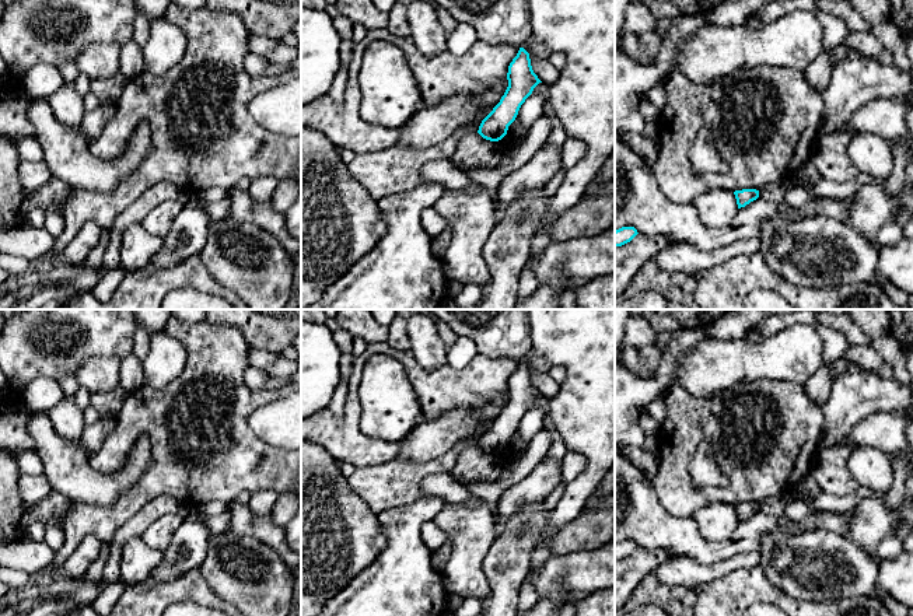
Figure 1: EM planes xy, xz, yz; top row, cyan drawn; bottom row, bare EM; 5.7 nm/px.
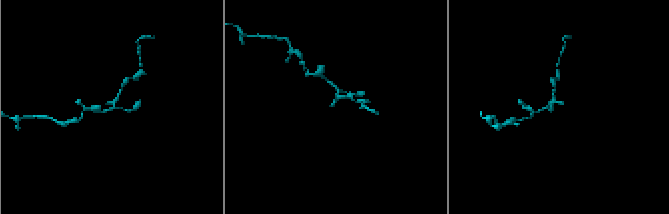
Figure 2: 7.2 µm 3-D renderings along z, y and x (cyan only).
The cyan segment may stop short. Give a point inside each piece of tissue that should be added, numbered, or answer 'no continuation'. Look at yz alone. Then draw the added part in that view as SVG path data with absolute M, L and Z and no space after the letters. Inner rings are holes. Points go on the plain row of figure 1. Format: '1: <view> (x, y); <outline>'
no continuation

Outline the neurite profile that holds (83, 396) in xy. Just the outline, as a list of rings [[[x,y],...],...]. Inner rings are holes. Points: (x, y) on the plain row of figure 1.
[[[80,386],[77,393],[73,396],[77,407],[80,410],[85,409],[87,406],[90,406],[90,400],[91,400],[91,392],[84,388],[84,386]]]

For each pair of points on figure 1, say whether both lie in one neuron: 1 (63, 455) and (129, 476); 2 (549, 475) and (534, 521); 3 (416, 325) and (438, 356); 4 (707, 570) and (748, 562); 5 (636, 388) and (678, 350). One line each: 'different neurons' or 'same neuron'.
1: same neuron
2: different neurons
3: same neuron
4: same neuron
5: same neuron

